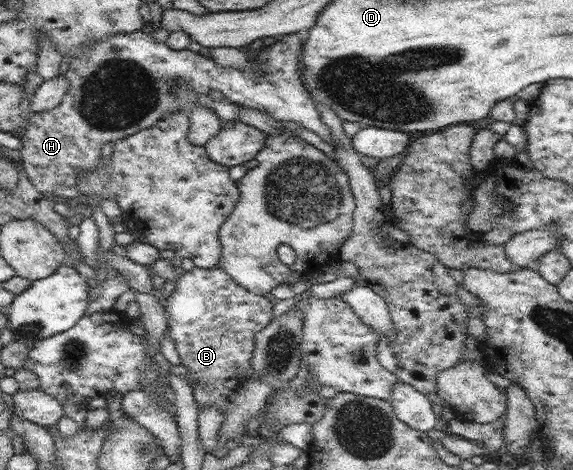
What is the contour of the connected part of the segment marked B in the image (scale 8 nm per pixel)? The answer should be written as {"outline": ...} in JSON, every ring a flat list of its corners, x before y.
{"outline":[[194,266,177,278,174,293,165,301,167,329,174,337,176,351,188,373,183,377,192,386,199,409,218,408,224,415,230,403,229,395,239,388,241,381,252,370,251,359,255,337,272,319,273,305,270,299,256,295,238,285,223,269,204,269]]}

